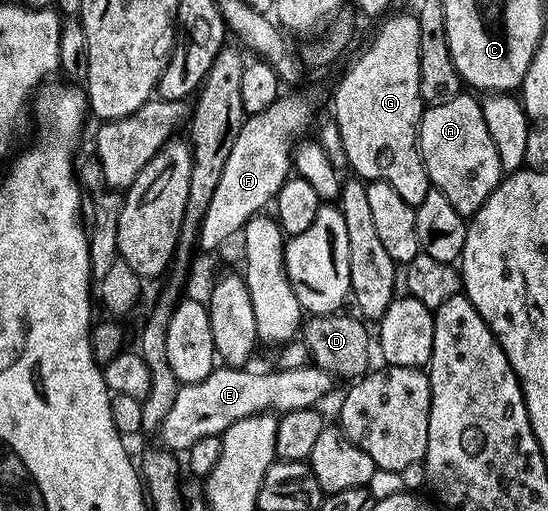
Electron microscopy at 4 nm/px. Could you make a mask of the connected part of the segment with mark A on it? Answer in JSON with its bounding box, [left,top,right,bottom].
[419,94,504,218]

